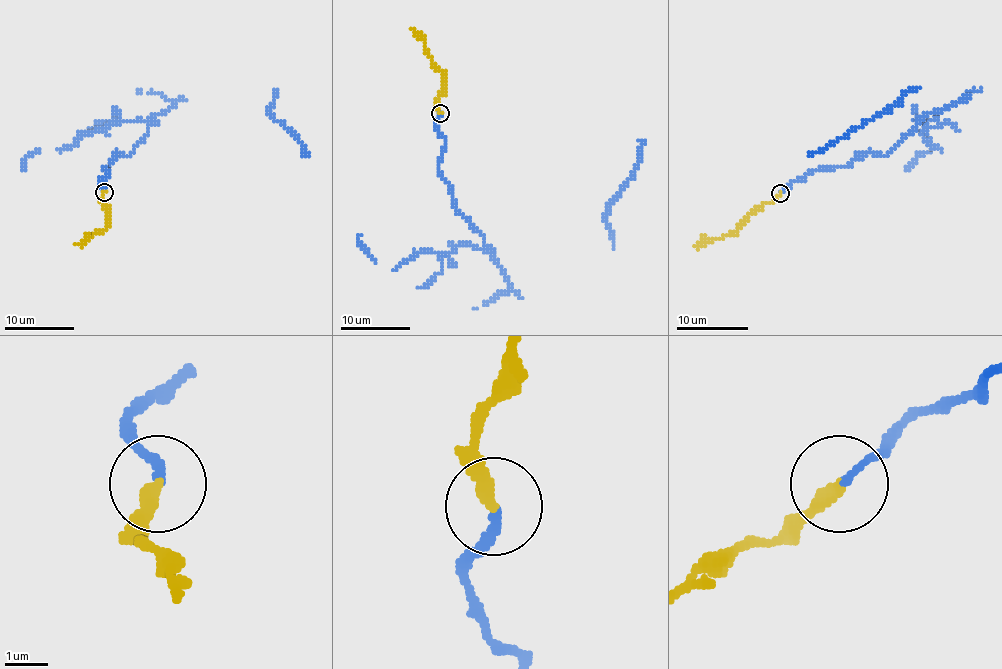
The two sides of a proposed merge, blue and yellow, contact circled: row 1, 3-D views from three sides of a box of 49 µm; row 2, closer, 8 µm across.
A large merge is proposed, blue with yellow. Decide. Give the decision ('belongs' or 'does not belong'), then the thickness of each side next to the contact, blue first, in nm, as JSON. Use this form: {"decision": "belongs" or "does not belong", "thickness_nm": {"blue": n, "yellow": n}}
{"decision": "belongs", "thickness_nm": {"blue": 190, "yellow": 280}}

